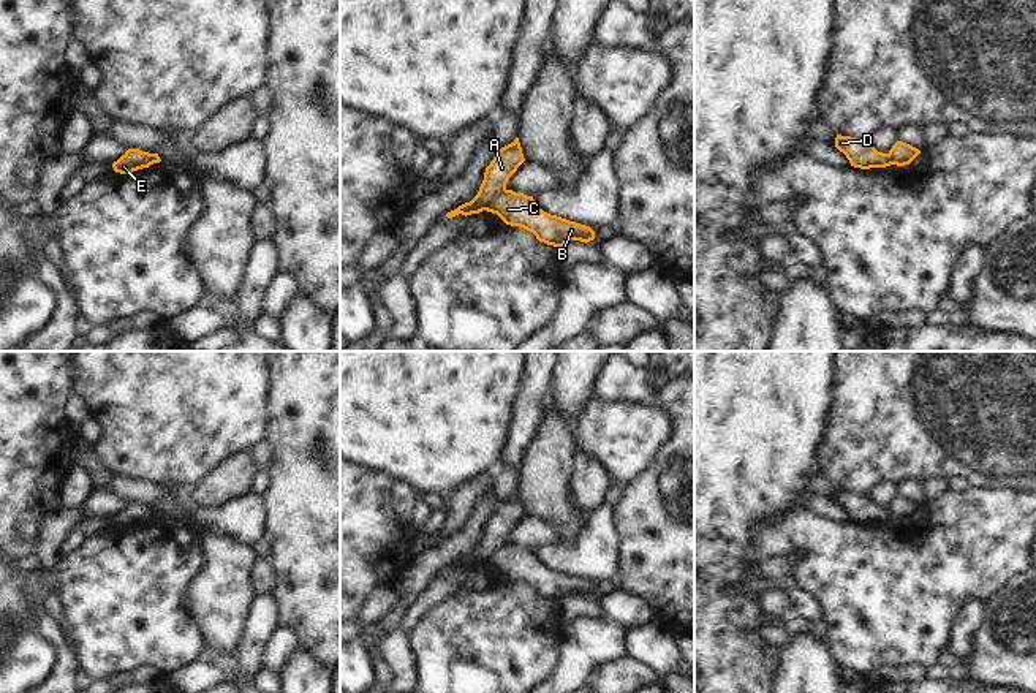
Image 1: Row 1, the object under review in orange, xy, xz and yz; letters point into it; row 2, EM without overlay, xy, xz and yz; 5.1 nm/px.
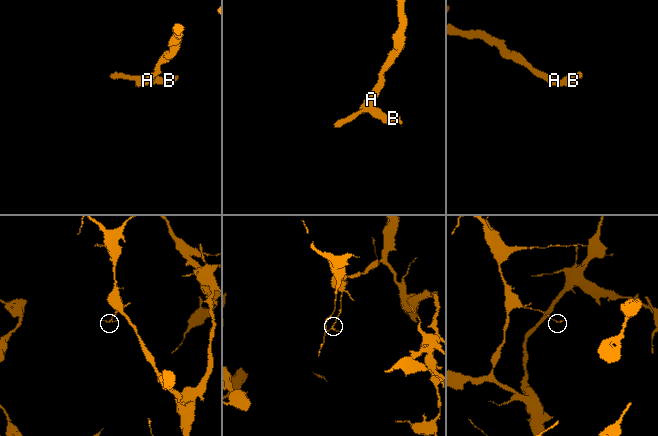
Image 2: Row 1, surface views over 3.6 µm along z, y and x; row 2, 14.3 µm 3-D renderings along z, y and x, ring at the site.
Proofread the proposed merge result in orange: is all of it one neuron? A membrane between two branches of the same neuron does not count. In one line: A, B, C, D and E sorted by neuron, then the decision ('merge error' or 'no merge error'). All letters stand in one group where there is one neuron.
A D E / B C; merge error

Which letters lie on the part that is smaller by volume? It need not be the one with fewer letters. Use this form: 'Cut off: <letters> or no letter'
Cut off: B, C

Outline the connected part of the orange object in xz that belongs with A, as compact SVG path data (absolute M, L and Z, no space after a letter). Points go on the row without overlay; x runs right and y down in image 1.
M519 492L511 498L498 503L497 509L486 522L484 535L478 549L470 555L475 559L471 568L479 568L487 563L492 552L506 544L509 532L525 516Z

